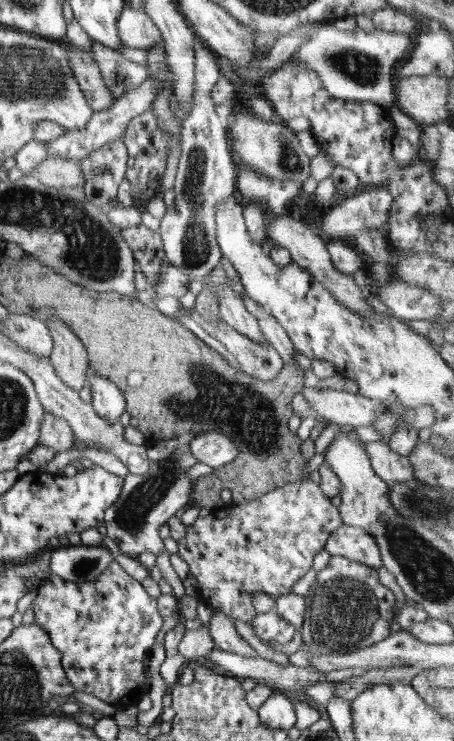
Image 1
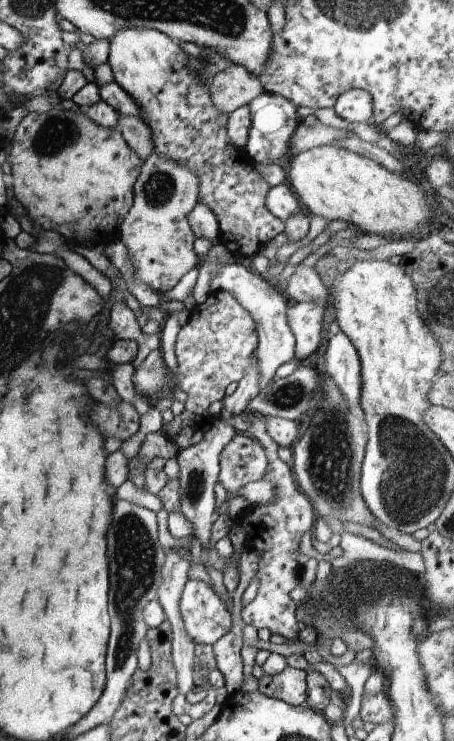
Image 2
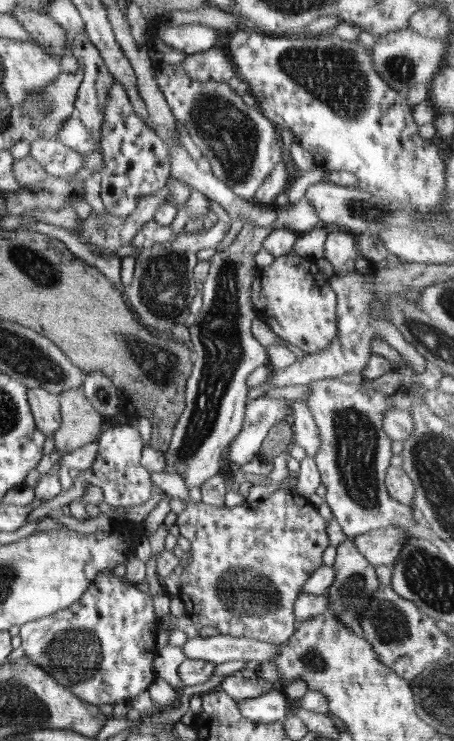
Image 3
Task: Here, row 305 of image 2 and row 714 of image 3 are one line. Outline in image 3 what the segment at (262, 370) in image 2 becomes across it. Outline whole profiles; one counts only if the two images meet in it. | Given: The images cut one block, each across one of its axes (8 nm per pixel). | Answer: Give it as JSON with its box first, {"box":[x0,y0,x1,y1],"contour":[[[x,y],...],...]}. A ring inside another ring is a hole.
{"box":[238,687,290,724],"contour":[[[279,687],[251,699],[239,700],[238,708],[242,716],[258,724],[283,721],[290,713],[288,698]]]}

